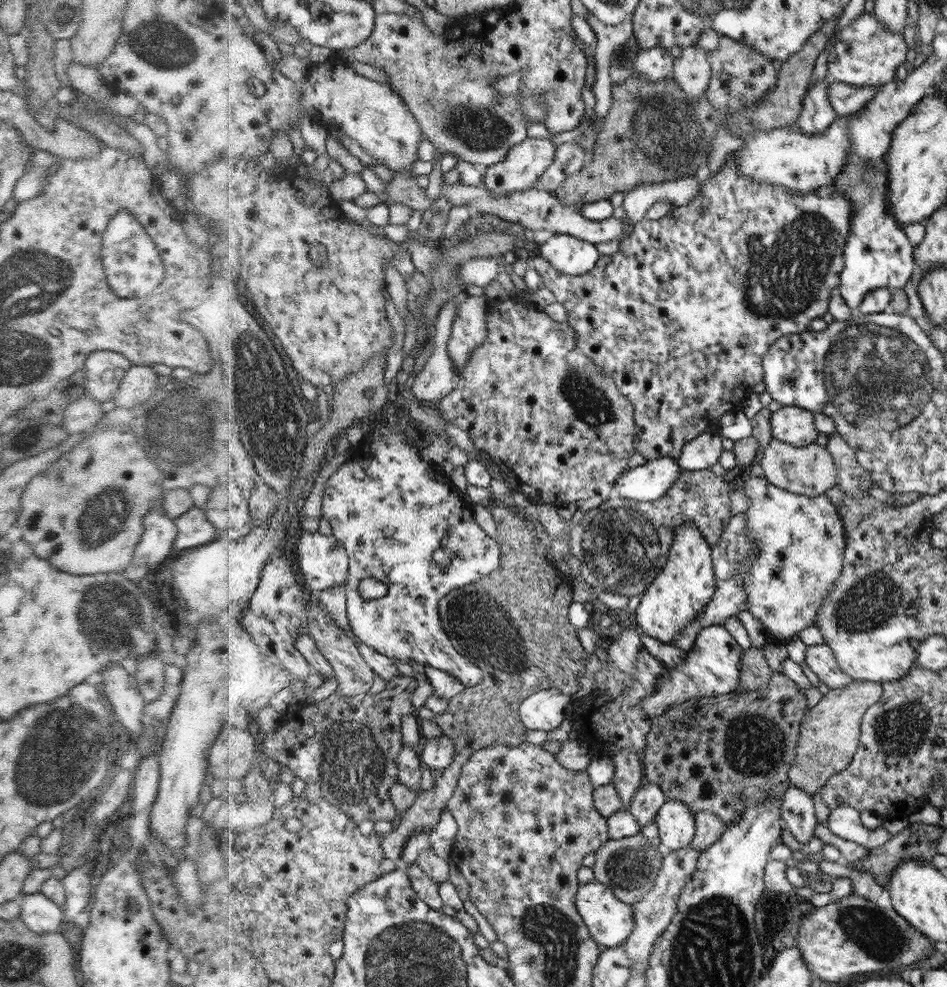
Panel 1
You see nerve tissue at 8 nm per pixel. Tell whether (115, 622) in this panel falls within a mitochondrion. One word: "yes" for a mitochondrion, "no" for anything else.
yes

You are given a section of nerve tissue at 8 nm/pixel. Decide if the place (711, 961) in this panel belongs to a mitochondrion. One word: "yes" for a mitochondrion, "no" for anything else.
yes

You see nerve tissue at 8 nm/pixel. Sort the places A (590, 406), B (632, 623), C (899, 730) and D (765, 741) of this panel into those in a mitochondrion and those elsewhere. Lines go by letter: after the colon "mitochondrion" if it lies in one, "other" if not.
A: mitochondrion
B: other
C: mitochondrion
D: mitochondrion

